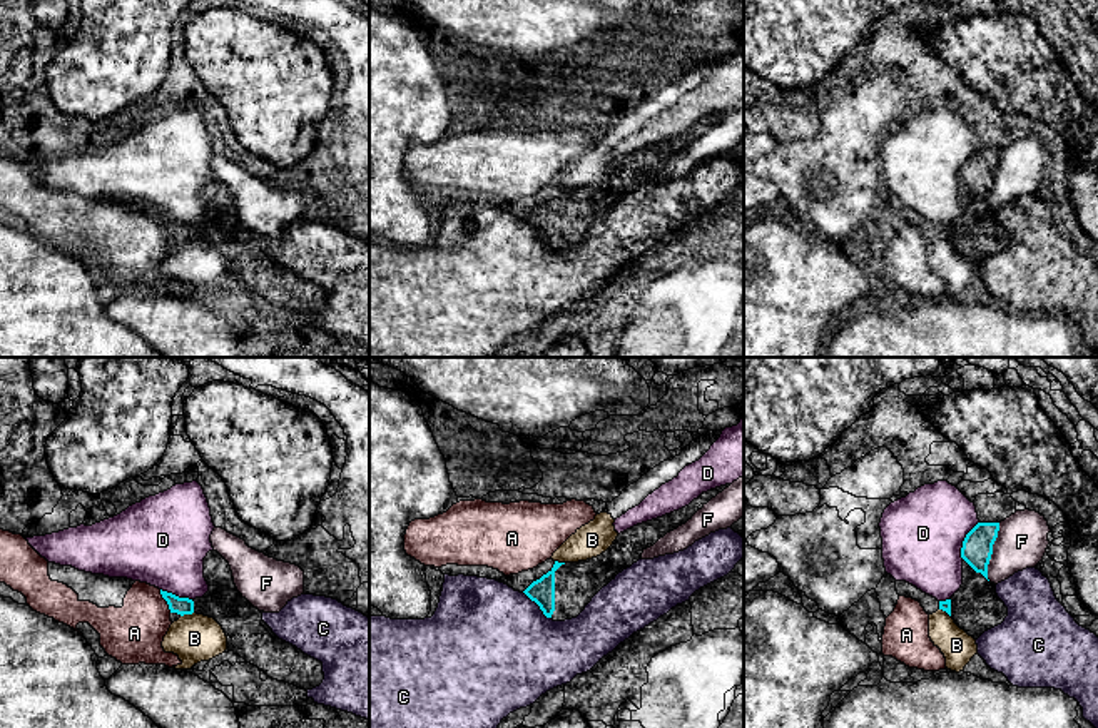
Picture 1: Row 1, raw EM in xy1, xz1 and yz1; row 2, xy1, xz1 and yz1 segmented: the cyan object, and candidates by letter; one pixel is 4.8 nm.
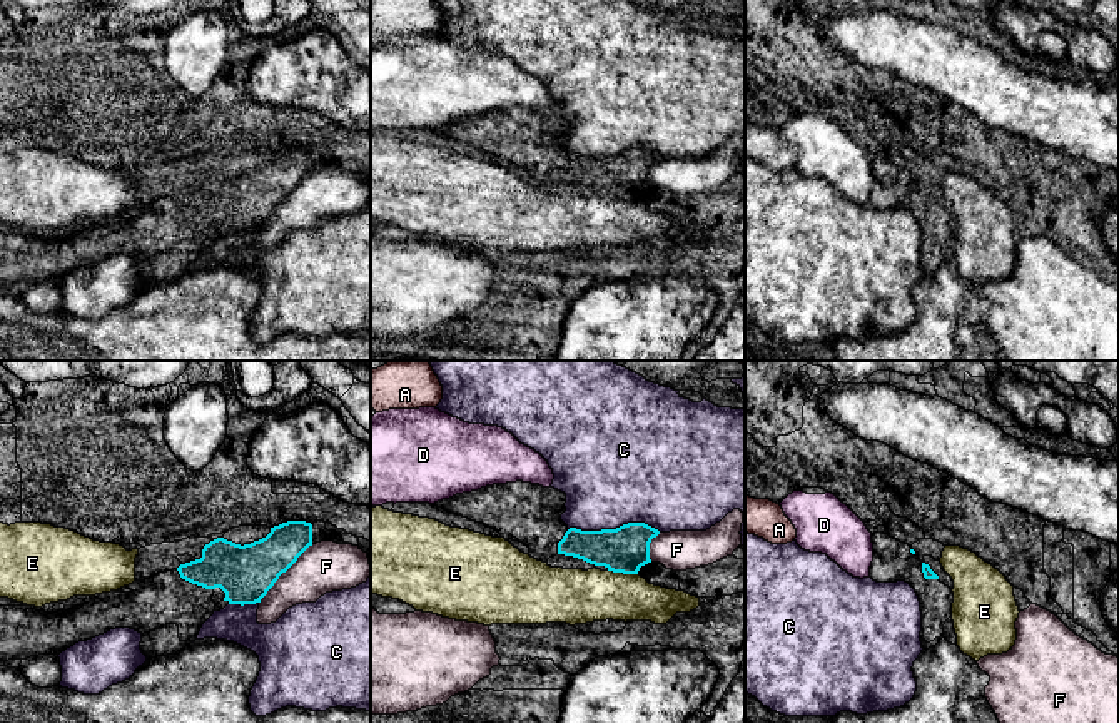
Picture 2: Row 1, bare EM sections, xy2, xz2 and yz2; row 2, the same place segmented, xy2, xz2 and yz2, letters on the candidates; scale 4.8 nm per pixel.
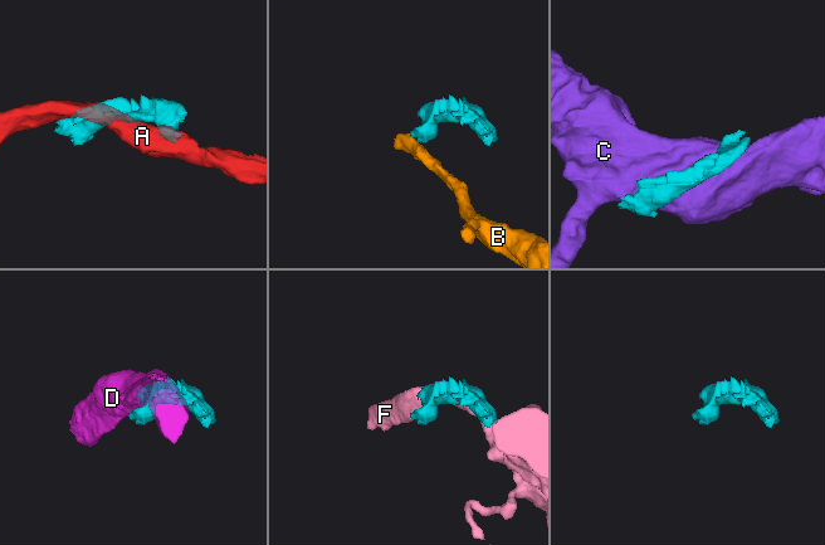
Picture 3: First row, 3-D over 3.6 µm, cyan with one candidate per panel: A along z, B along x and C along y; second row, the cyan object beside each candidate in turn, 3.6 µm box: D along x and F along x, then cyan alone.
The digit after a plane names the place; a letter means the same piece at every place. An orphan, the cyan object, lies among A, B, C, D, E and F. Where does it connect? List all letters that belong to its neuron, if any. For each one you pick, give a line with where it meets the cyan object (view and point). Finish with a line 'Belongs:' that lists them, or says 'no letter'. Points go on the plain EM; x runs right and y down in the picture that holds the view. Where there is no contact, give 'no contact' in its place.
Belongs: no letter

